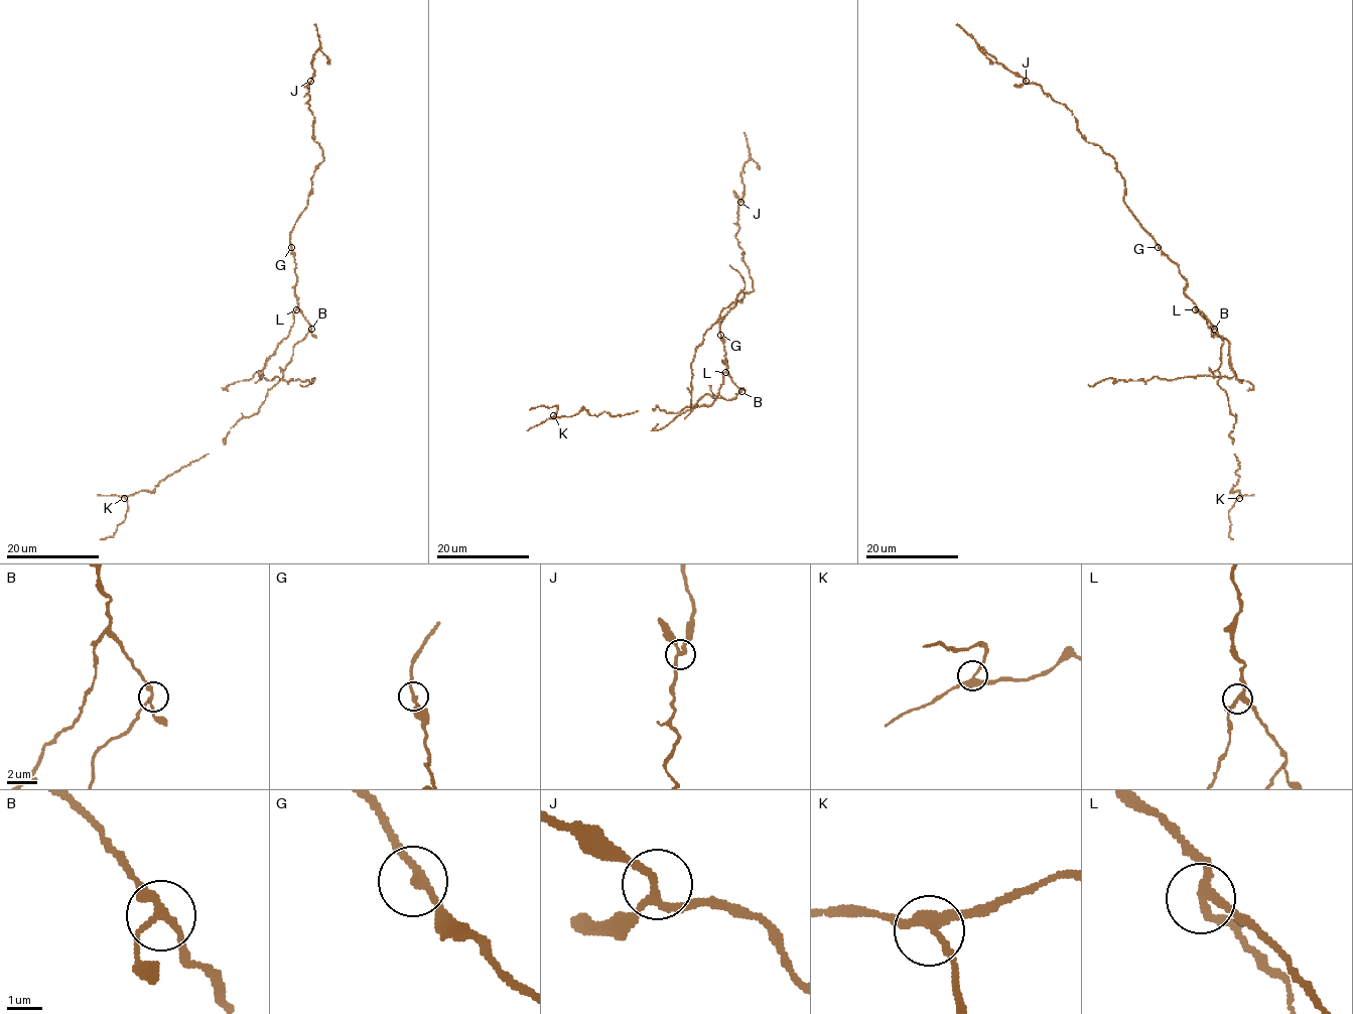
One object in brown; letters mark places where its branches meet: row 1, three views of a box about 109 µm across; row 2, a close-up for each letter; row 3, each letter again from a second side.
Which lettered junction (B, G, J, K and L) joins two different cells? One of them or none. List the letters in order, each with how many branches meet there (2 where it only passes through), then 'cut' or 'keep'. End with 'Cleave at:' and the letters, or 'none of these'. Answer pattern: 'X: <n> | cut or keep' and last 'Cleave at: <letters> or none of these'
B: 3 | keep
G: 2 | keep
J: 3 | keep
K: 3 | keep
L: 3 | cut
Cleave at: L

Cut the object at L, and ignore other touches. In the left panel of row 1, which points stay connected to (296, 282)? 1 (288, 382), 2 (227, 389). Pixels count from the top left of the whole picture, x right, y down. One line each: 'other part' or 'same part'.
1: other part
2: other part

